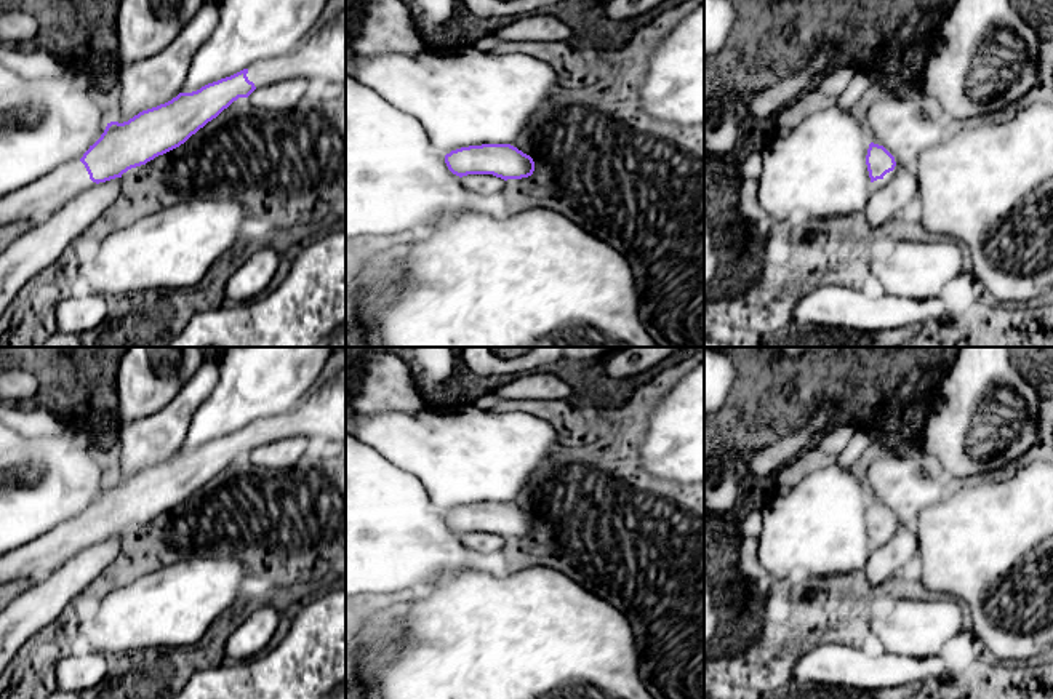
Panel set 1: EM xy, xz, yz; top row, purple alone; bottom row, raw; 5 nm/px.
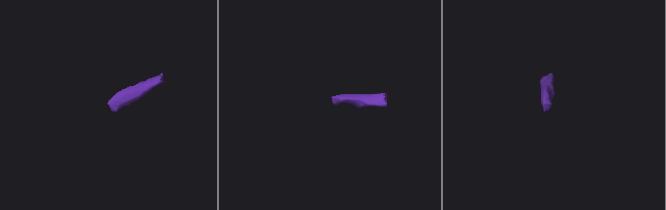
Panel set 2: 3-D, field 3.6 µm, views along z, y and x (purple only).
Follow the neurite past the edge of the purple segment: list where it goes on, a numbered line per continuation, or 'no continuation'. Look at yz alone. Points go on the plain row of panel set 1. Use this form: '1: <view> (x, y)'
1: yz (874, 544)

